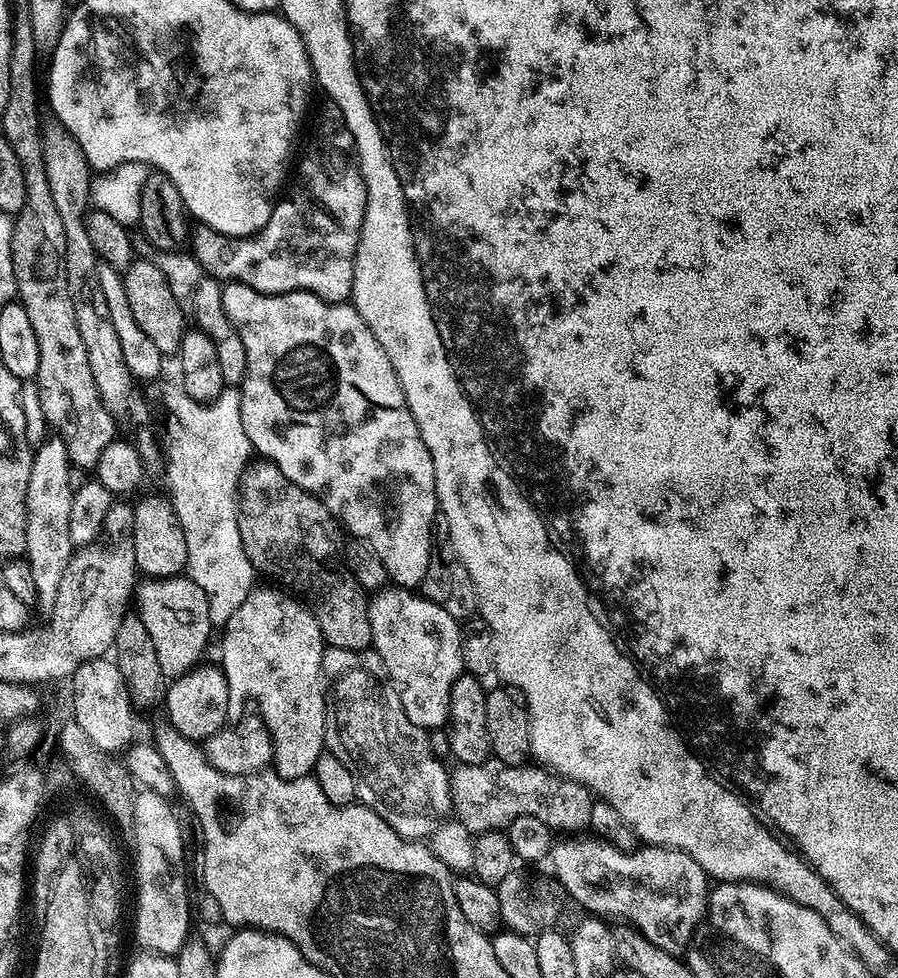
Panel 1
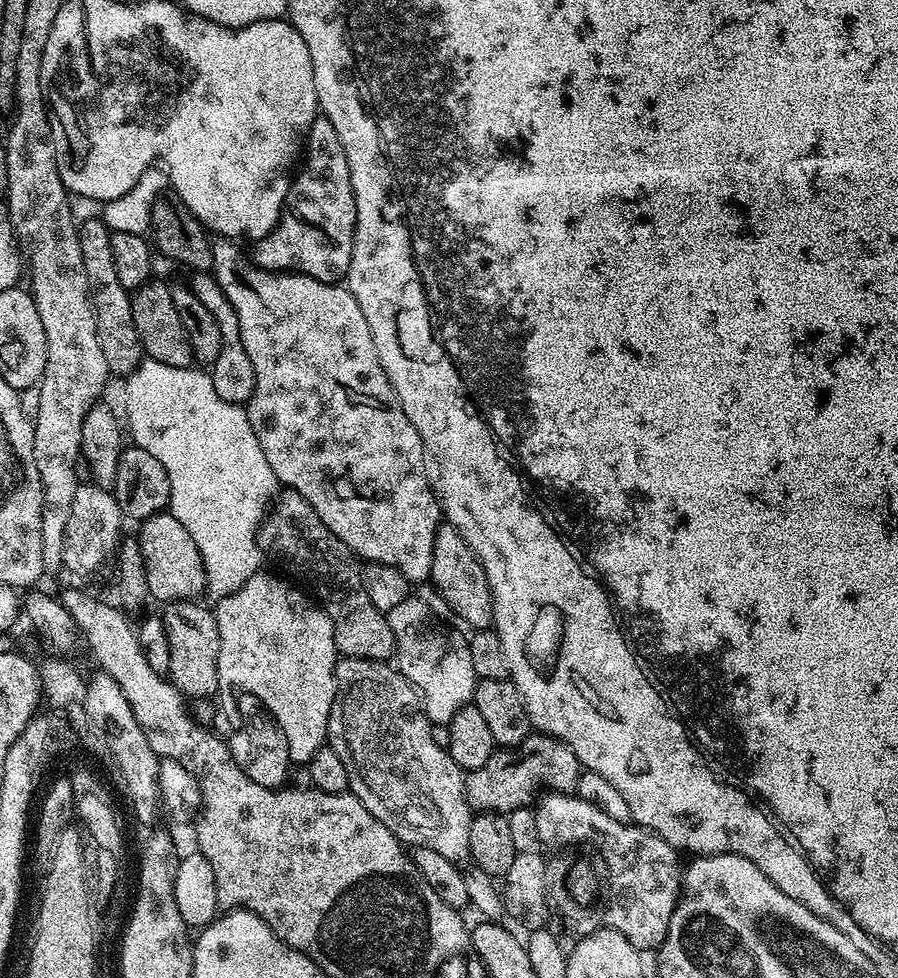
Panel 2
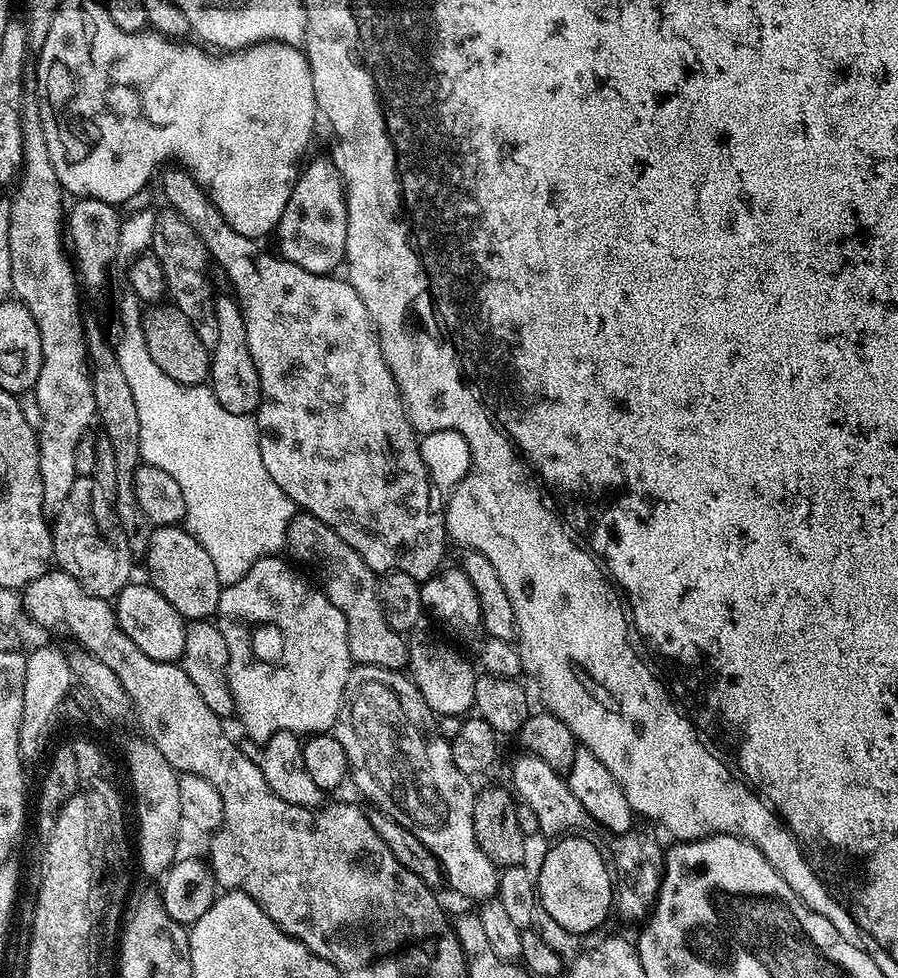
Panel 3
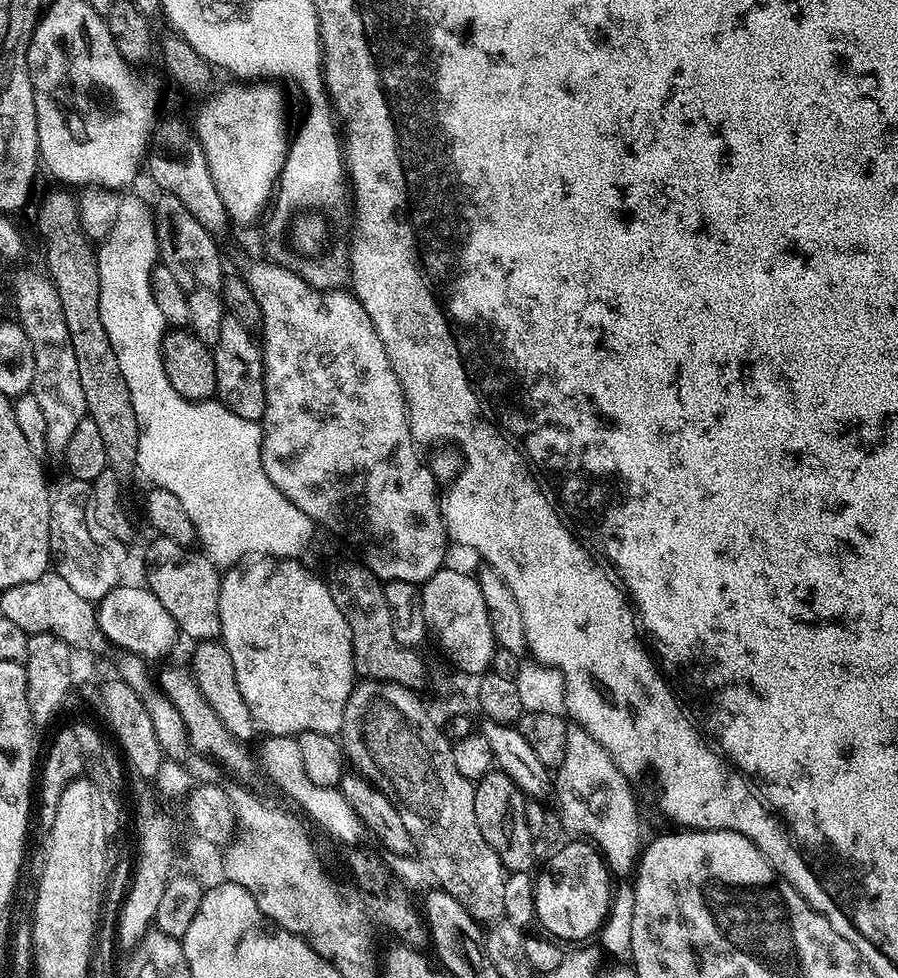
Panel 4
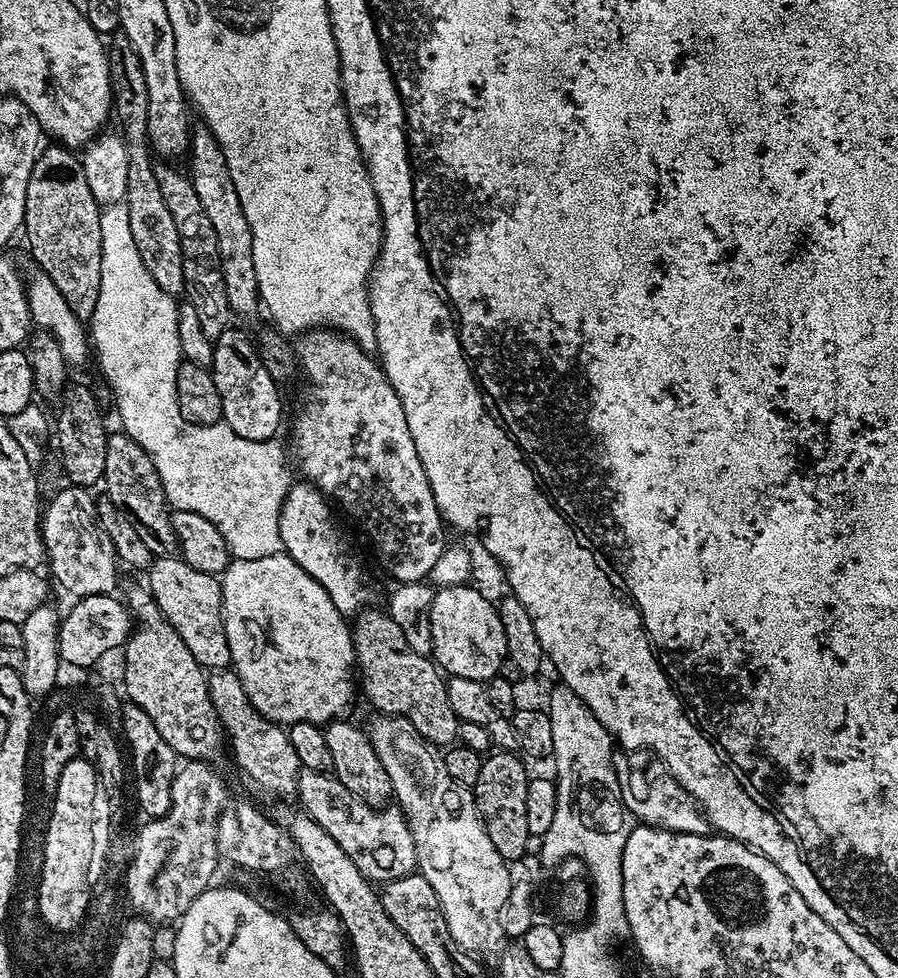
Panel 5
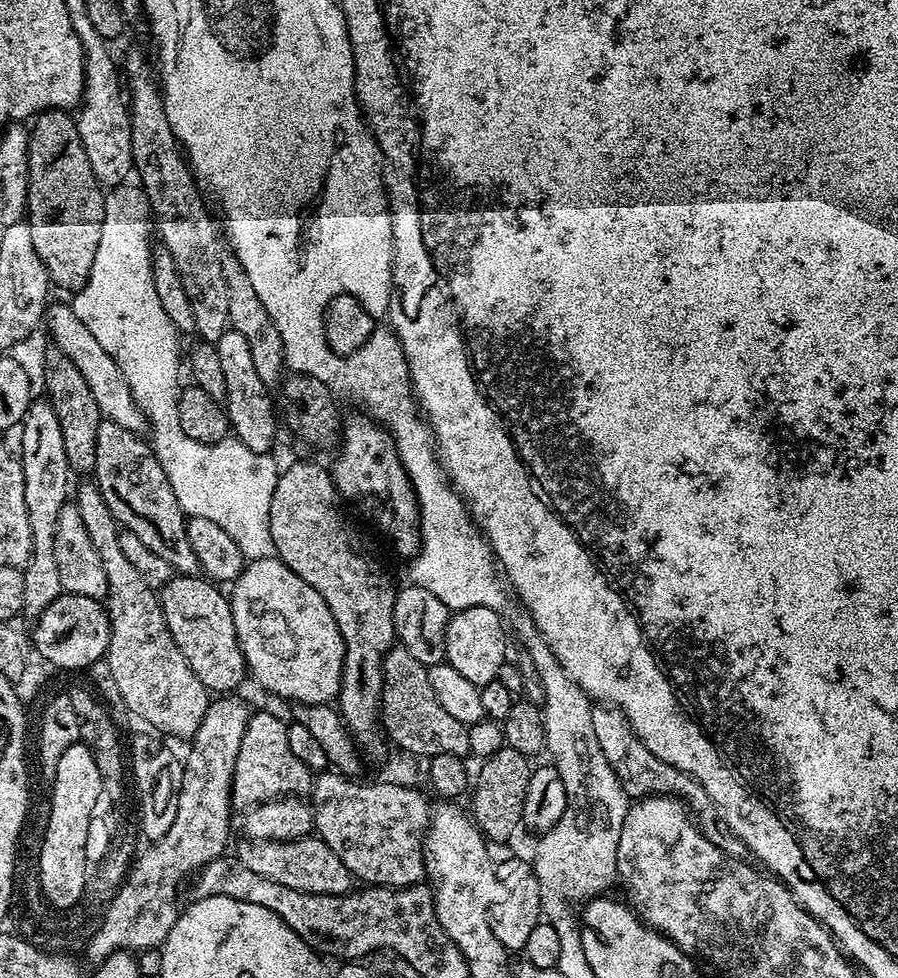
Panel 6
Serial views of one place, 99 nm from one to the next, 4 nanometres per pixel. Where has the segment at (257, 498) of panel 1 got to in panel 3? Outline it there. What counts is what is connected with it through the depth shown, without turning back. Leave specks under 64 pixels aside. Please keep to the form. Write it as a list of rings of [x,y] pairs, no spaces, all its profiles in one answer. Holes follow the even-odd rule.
[[[307,514],[293,516],[288,527],[286,548],[287,551],[292,551],[293,561],[301,560],[312,571],[311,579],[324,596],[330,598],[334,606],[338,606],[339,616],[346,618],[348,649],[353,661],[356,664],[403,669],[408,663],[407,639],[388,624],[380,601],[377,573],[366,566],[362,554],[358,554],[354,546],[338,538],[338,534],[330,530],[330,526]]]

